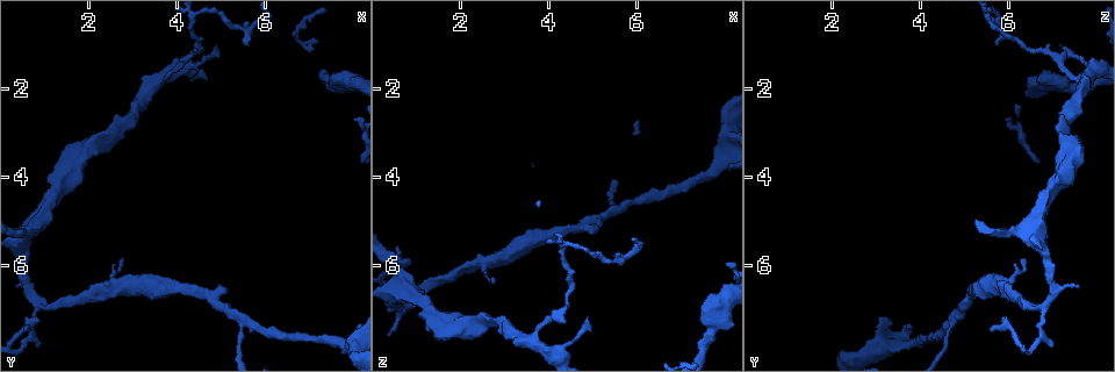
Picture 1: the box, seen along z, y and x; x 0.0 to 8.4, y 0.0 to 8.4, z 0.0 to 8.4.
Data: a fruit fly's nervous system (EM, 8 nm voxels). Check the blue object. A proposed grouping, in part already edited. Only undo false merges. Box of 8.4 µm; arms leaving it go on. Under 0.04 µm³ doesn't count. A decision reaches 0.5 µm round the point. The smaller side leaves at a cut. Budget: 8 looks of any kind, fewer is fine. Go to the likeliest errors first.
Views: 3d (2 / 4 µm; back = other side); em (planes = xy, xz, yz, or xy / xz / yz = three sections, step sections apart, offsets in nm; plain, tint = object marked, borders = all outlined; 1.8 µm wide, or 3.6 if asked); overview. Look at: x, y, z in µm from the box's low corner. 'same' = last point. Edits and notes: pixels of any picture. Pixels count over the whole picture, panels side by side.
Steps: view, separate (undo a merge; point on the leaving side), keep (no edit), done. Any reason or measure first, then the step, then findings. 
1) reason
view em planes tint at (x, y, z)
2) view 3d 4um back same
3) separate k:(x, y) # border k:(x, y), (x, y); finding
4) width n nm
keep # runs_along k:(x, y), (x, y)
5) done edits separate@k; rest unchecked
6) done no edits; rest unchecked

three-way junction
view em planes tint at (5.60, 7.30, 4.70)

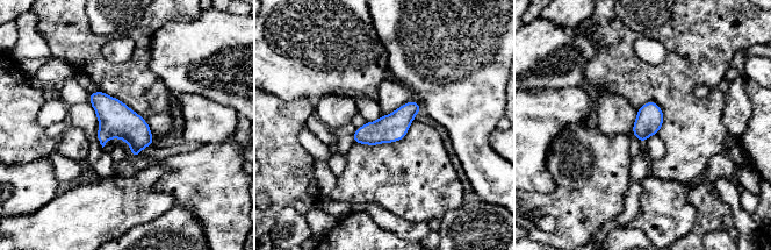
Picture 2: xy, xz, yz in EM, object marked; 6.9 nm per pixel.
keep # continuous, no second cell

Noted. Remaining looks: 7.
calibre changes
view em planes tint at (2.60, 6.55, 5.95)

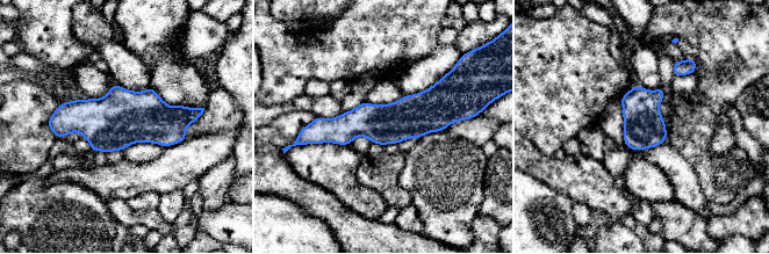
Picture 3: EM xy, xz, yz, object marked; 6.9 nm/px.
keep # runs_along 3:(453, 118), (314, 130); one cell here

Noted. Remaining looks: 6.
a fork
view em planes tint at (0.55, 5.30, 6.60)

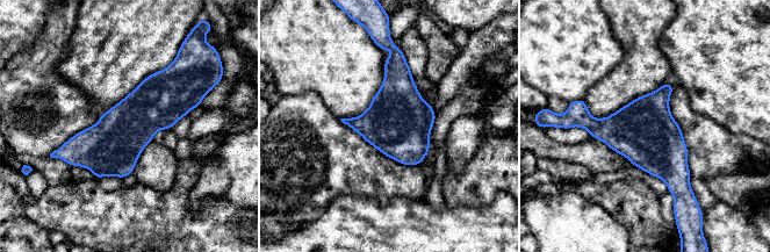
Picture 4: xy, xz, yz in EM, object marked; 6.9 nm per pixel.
keep # all the same cell

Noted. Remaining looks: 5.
done no edits; rest unchecked

